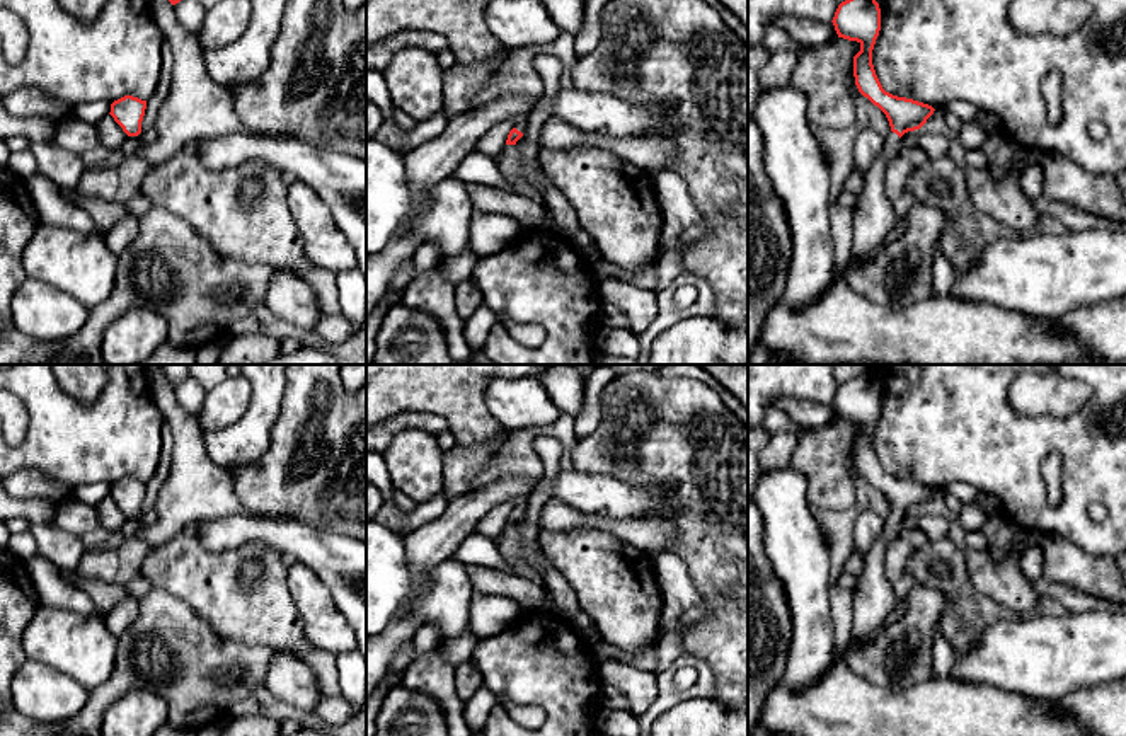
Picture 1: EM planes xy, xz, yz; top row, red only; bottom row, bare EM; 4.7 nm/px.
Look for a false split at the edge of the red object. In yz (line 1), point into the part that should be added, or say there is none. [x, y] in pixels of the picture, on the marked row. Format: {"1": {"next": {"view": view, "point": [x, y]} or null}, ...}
{"1": {"next": {"view": "yz", "point": [874, 217]}}}

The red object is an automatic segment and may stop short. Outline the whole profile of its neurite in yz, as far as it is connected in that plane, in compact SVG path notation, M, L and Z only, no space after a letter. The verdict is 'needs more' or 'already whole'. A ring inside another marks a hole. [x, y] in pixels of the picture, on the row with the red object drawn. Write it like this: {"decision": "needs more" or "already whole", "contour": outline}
{"decision": "needs more", "contour": "M845 0L831 22L838 37L860 44L860 51L853 56L855 85L886 114L891 126L881 157L865 172L865 186L853 208L852 249L853 257L859 257L877 247L899 221L884 191L886 169L901 152L899 138L920 129L935 109L882 89L872 65L872 49L881 31L881 9L876 0Z"}

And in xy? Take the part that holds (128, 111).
{"decision": "already whole", "contour": "M124 95L111 104L111 116L123 128L128 136L141 133L141 121L145 116L146 101L133 95Z"}

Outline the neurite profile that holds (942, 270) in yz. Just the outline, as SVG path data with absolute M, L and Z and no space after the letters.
M937 239L934 245L932 273L934 273L934 295L949 296L952 288L954 267L942 252L940 239Z

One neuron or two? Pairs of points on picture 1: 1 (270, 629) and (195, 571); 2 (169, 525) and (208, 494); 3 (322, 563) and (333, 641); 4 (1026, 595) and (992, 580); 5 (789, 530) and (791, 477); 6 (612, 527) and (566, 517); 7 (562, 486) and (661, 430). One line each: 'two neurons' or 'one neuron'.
1: one neuron
2: one neuron
3: two neurons
4: one neuron
5: one neuron
6: one neuron
7: two neurons

